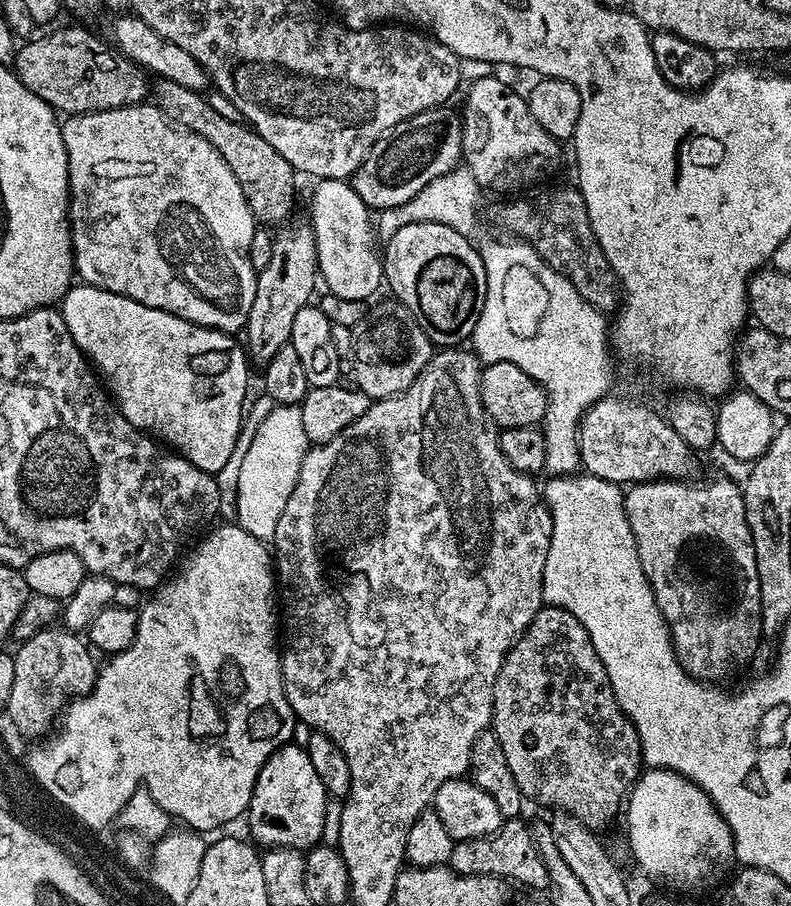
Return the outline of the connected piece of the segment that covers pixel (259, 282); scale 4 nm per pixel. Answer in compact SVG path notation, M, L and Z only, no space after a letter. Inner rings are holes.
M311 223L292 224L281 227L274 236L274 254L270 254L270 263L256 277L254 306L246 325L248 340L246 351L257 365L263 366L282 350L292 339L294 314L309 307L312 291L318 286L315 234ZM289 227L289 228L288 228Z

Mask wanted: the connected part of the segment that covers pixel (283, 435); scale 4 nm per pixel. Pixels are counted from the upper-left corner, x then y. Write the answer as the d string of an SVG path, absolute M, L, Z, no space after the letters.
M278 404L269 407L269 412L262 415L262 426L242 458L242 471L238 474L238 494L236 495L235 523L240 525L246 534L265 542L275 541L278 530L278 518L294 494L298 474L302 470L304 456L309 450L306 429L302 427L302 410L294 404Z

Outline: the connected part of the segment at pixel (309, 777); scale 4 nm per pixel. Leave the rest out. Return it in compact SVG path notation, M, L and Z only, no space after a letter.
M296 742L283 744L262 766L258 778L254 782L252 797L248 803L246 821L252 831L251 839L257 845L265 844L265 849L296 848L307 850L316 847L322 840L322 822L326 822L326 806L330 797L322 786L322 778L314 771L314 762L310 762L307 747L296 745Z

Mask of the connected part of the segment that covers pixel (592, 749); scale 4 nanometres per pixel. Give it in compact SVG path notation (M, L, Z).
M551 606L541 607L530 626L521 636L516 639L512 649L504 656L502 666L498 670L498 678L492 684L492 723L490 731L498 734L498 743L501 744L503 752L506 754L506 762L510 765L510 770L514 774L514 782L518 782L520 792L529 801L536 804L545 804L551 810L569 812L574 818L578 818L583 824L593 830L601 830L616 815L621 815L622 805L633 784L640 779L642 775L642 757L640 754L640 739L636 733L636 727L628 721L628 716L618 706L614 698L614 690L610 686L610 678L602 666L602 658L594 650L594 642L590 642L590 634L570 614L561 608Z

